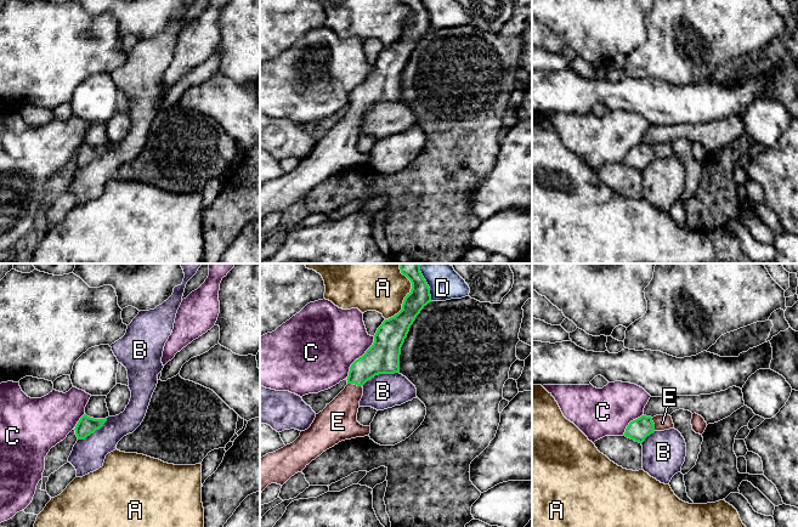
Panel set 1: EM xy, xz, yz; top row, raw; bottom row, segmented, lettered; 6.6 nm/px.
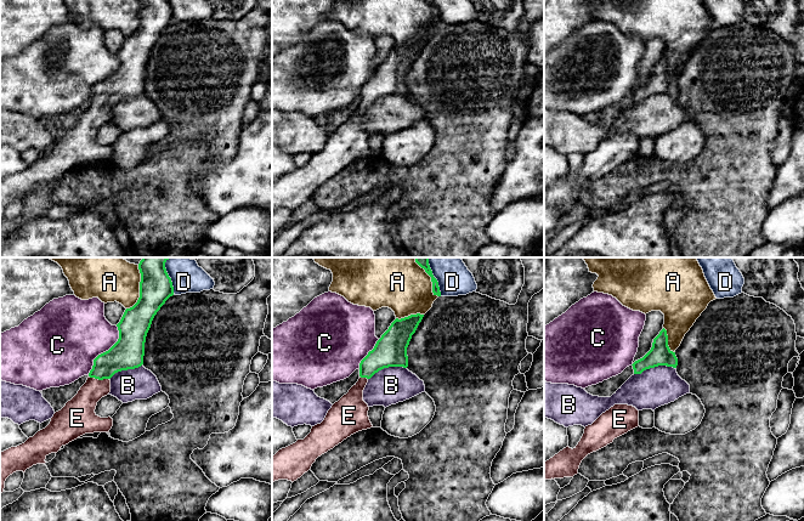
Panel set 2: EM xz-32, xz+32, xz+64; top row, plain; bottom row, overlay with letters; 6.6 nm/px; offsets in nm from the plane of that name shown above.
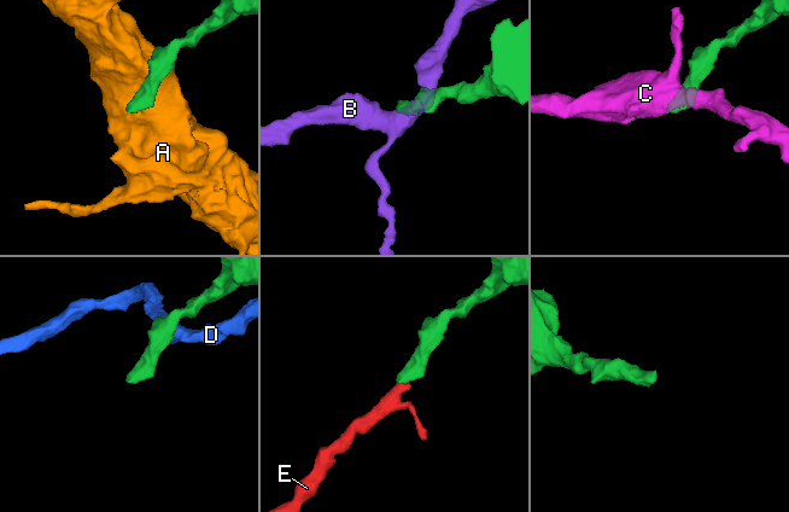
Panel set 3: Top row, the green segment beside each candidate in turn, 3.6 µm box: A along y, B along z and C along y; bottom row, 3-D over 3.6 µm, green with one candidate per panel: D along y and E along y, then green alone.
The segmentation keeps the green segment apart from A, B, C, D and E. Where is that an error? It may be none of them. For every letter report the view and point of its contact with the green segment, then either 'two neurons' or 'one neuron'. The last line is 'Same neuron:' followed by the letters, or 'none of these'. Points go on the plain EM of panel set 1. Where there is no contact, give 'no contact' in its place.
A: xz (405, 27) | two neurons
B: xz (380, 101) | two neurons
C: xz (360, 85) | two neurons
D: xz (428, 15) | two neurons
E: xz (355, 112) | one neuron
Same neuron: E

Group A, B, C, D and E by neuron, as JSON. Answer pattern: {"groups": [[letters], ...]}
{"groups": [["A"], ["B"], ["C"], ["D"], ["E"]]}

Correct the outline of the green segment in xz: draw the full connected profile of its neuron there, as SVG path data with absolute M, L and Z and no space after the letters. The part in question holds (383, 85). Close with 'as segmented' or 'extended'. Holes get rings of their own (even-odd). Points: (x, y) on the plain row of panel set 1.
M421 0L401 1L412 11L402 38L378 56L373 73L351 92L345 117L316 142L311 154L301 159L293 171L260 187L260 225L268 212L283 214L339 170L369 164L370 154L357 149L362 114L375 103L400 101L401 75L409 56L420 39L431 30L430 16Z; extended

